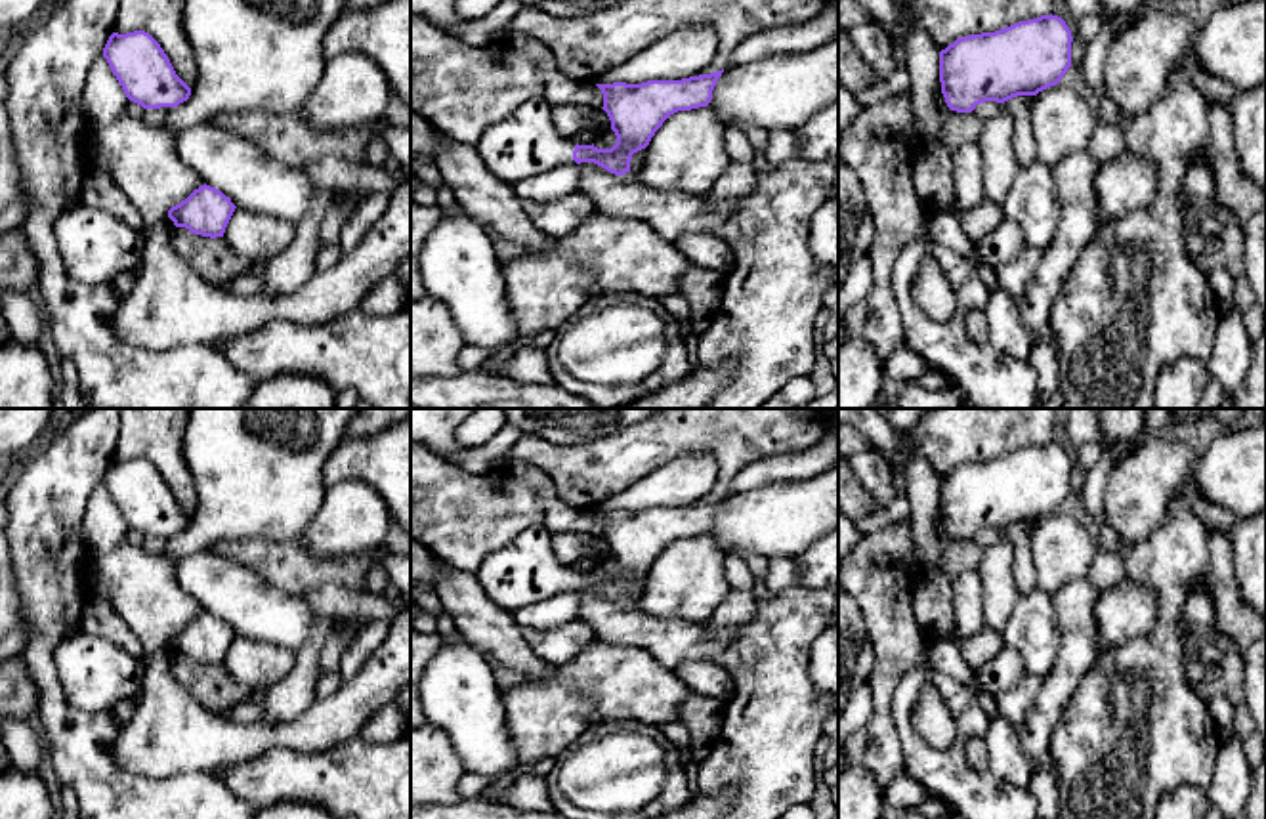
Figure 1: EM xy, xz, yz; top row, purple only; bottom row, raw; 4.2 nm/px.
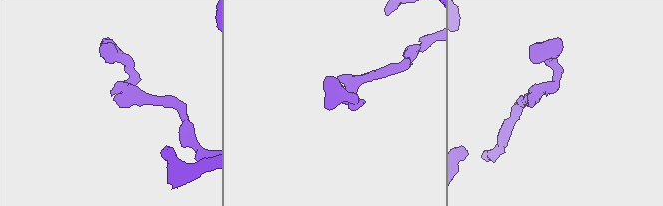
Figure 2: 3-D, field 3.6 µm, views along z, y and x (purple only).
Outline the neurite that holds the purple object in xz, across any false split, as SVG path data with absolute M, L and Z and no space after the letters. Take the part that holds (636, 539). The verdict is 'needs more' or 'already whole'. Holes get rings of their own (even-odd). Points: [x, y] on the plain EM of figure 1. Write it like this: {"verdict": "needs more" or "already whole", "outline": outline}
{"verdict": "needs more", "outline": "M724 496L682 508L596 512L603 521L601 536L607 540L611 557L617 563L617 571L611 577L598 577L594 571L579 573L573 567L561 565L554 552L552 533L544 527L542 521L525 529L510 546L489 556L475 577L487 596L510 613L531 601L565 590L594 590L615 603L622 603L630 599L632 582L649 573L655 559L670 542L678 538L707 535L710 531L712 517L722 500Z"}

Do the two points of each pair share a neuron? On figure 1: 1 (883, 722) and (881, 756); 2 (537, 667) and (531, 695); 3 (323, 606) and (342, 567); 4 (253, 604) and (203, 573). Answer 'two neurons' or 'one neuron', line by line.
1: one neuron
2: two neurons
3: two neurons
4: one neuron

